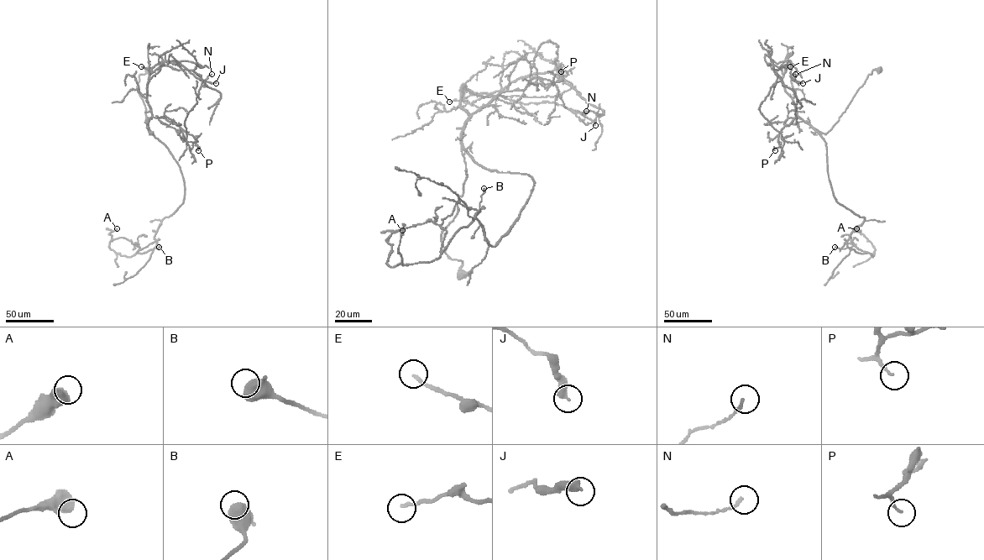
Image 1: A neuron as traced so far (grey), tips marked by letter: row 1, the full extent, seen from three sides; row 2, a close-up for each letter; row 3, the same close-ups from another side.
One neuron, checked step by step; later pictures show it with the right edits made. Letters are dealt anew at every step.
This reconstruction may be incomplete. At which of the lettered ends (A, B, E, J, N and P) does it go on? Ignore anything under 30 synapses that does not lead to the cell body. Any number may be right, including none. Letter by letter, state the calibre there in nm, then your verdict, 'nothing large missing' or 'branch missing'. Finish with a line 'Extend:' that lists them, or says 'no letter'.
A: 550 nm | nothing large missing
B: 480 nm | nothing large missing
E: 160 nm | nothing large missing
J: 420 nm | nothing large missing
N: 140 nm | nothing large missing
P: 120 nm | nothing large missing
Extend: no letter

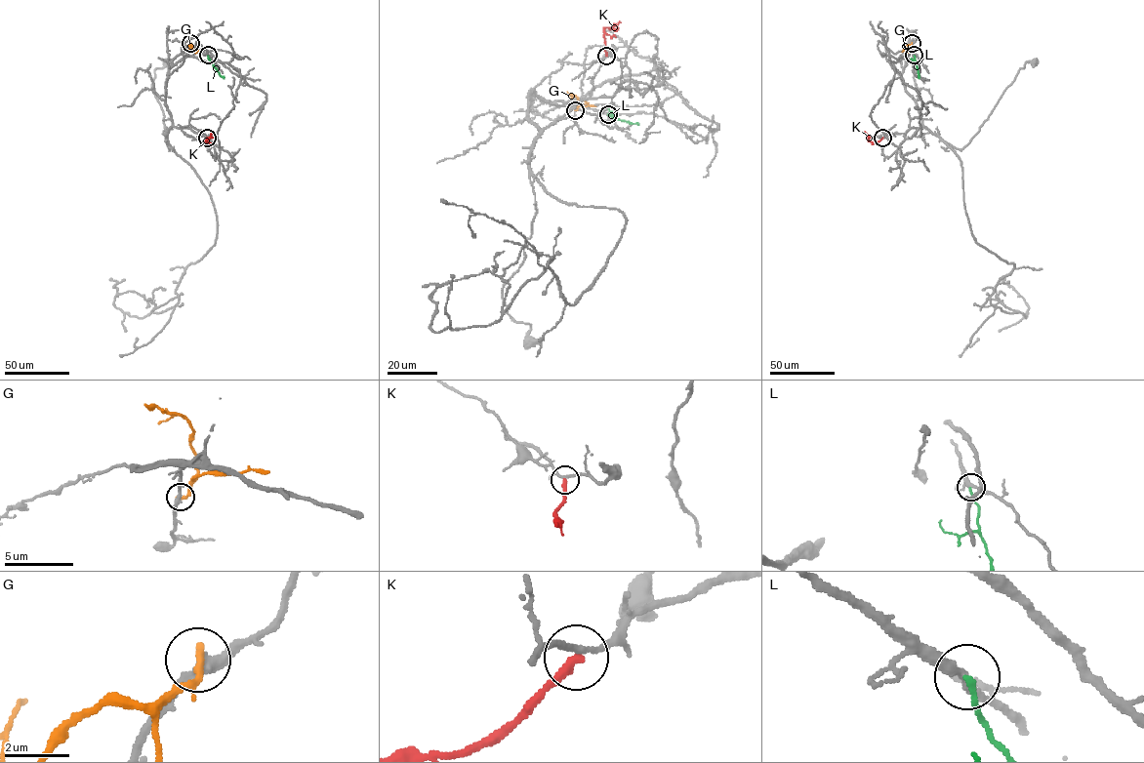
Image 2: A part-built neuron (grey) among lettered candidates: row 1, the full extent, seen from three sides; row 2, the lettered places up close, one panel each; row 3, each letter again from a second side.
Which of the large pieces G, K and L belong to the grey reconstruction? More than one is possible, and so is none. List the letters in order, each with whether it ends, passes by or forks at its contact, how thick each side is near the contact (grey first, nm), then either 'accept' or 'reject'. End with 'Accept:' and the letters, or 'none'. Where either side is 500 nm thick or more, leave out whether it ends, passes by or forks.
G: it passes by; 320 nm thick on the grey side, 190 nm on the other; reject
K: it ends there; 180 nm thick on the grey side, 320 nm on the other; reject
L: it ends there; 280 nm thick on the grey side, 160 nm on the other; accept
Accept: L

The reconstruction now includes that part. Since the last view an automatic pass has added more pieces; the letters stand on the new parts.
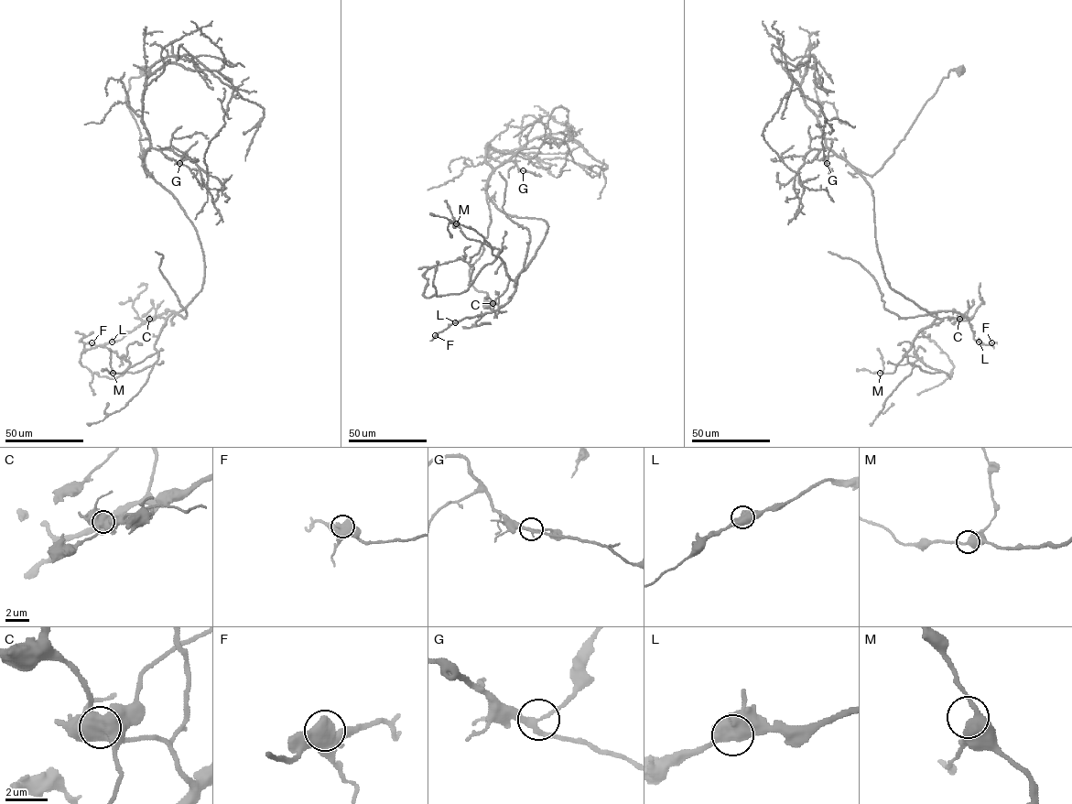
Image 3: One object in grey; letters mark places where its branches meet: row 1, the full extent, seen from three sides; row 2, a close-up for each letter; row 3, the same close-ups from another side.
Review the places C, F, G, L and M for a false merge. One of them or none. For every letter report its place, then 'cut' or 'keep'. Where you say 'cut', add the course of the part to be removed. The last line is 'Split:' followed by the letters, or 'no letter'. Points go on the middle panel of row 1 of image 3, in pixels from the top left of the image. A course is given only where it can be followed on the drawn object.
C: place (492, 303); cut; course (492, 303), (501, 307), (511, 298), (530, 241), (529, 231), (503, 211), (506, 180), (499, 172)
F: place (435, 335); keep
G: place (523, 170); keep
L: place (455, 322); keep
M: place (456, 223); keep
Split: C

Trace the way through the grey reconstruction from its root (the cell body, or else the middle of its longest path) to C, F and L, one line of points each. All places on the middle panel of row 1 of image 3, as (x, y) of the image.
C: (486, 304), (470, 269), (487, 236), (487, 196), (506, 213), (547, 225), (535, 257), (492, 303)
F: (486, 304), (470, 269), (487, 236), (487, 196), (506, 213), (545, 221), (545, 237), (508, 302), (435, 335)
L: (486, 304), (470, 269), (487, 236), (487, 196), (506, 213), (542, 219), (547, 230), (508, 302), (455, 322)

